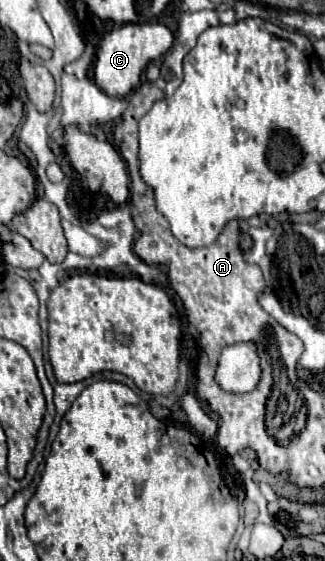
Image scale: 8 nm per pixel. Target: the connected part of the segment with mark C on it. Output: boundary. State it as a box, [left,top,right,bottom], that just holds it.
[95,23,173,97]

